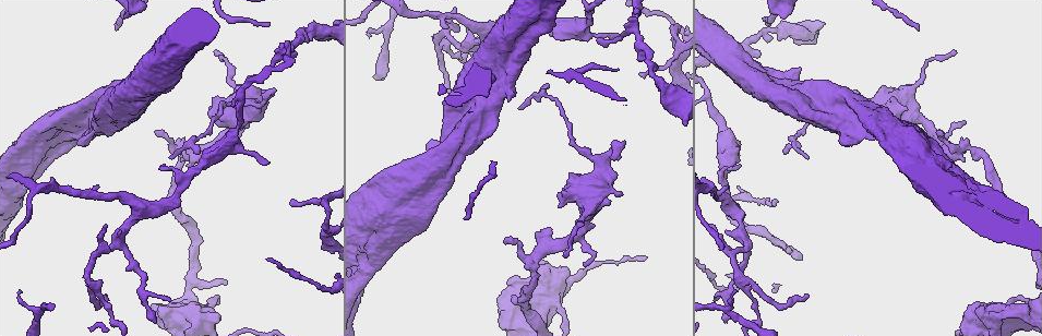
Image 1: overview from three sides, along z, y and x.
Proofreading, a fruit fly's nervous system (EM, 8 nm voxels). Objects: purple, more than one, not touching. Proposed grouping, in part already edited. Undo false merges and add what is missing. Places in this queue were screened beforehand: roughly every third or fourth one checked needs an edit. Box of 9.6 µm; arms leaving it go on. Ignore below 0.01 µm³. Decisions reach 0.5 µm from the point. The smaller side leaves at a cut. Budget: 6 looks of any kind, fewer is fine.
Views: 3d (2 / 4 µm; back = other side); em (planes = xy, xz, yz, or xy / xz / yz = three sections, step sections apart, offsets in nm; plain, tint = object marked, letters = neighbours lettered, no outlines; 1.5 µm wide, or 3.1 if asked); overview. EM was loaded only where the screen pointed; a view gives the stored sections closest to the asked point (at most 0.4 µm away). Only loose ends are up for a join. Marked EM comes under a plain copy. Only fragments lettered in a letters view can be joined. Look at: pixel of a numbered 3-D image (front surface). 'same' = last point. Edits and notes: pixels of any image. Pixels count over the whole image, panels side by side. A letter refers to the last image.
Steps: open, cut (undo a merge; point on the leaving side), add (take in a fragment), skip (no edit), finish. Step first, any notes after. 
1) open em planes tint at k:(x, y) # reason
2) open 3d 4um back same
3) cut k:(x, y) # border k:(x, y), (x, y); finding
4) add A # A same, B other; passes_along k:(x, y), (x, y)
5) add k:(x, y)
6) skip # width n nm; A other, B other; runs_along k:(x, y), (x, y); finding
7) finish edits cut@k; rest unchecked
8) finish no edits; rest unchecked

open 3d 2um at 1:(639, 32) # sudden change in width

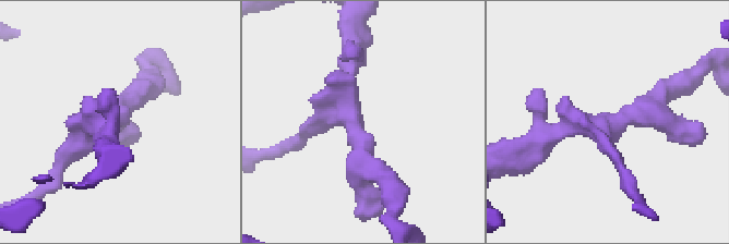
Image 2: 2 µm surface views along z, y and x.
open em yz step 8 tint at 2:(355, 119) # need the tissue

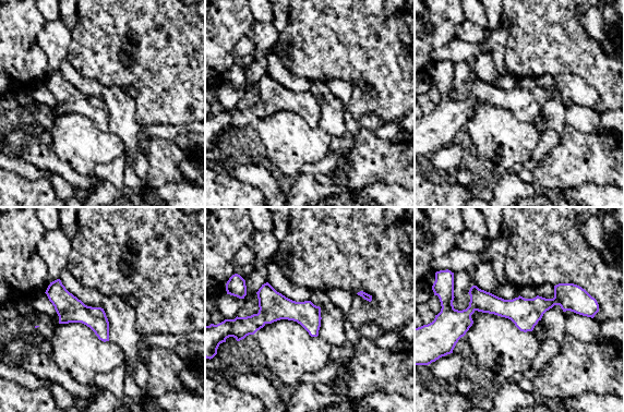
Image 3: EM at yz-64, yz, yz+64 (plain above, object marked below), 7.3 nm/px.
open em yz step 8 letters same

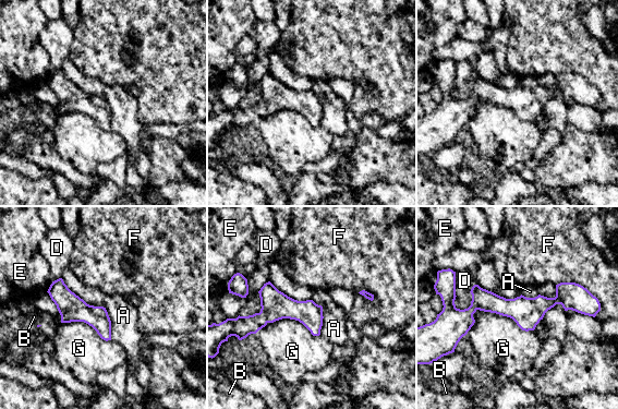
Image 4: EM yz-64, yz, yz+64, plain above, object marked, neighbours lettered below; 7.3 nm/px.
skip # A other, B other, D other, E other, F other, G other; border 4:(533, 331), (477, 310), (465, 334); all the same cell

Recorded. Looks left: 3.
open em planes letters at 1:(220, 11)

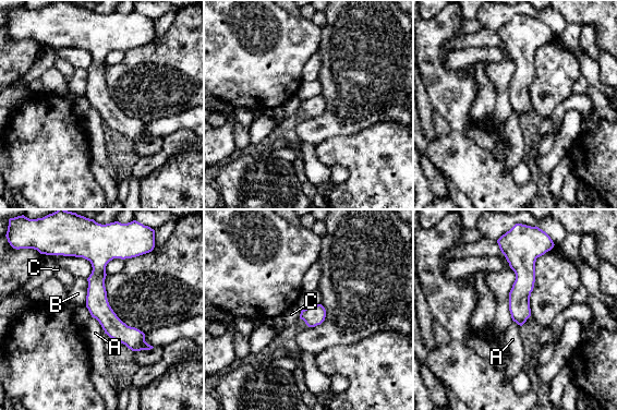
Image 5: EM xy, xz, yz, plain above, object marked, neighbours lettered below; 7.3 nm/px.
skip # longest_contact B 200 nm; A other, B other, C other; one cell here

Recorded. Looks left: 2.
open em xz step 8 tint at 1:(454, 55) # thick turns thin

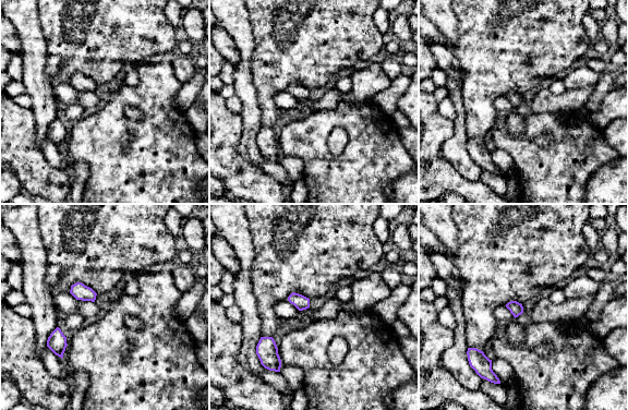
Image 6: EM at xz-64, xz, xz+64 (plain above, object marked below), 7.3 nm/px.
open em planes letters same # cut it another way

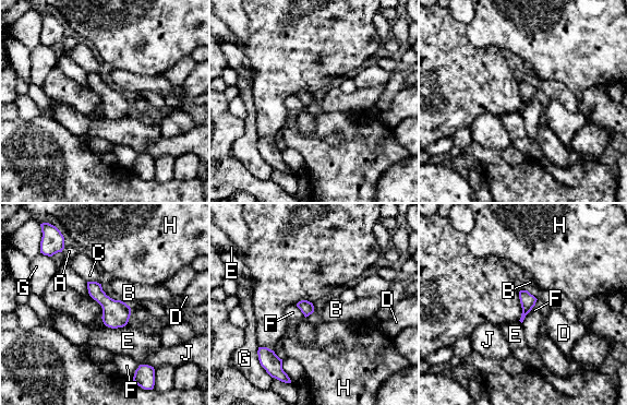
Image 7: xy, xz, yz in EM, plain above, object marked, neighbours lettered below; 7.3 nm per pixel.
skip # width 100 nm; A other, B other, C other, D other, E other, F other, G other, H other, J other; border 7:(534, 305), (521, 322); one cell here

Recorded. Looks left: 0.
finish no edits; rest unchecked

